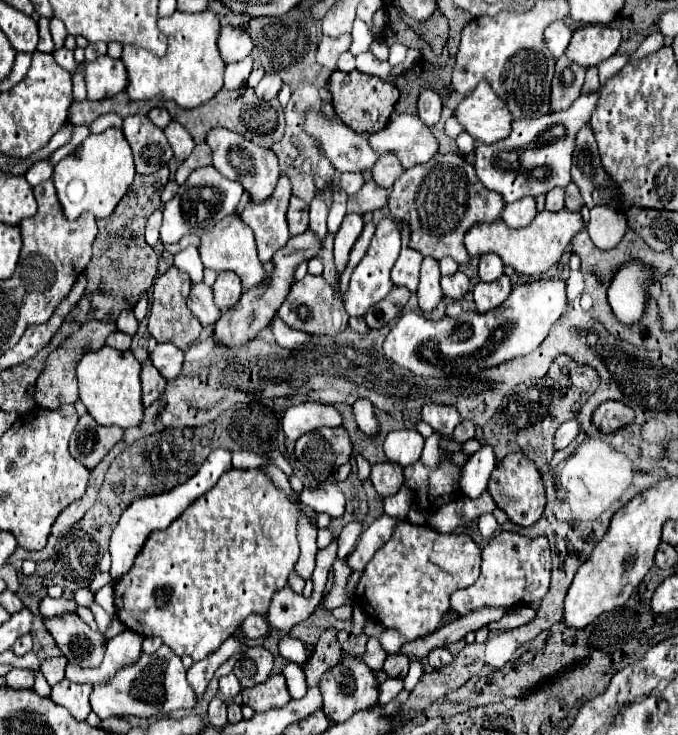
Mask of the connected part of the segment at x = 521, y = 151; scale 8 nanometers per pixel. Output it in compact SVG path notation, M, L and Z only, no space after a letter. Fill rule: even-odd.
M600 89L592 95L580 95L568 111L550 113L536 119L516 119L512 121L512 131L506 139L492 145L476 143L474 169L480 181L500 193L506 203L514 203L524 197L538 197L554 187L566 187L570 183L572 155L576 149L576 135L582 127L590 125L590 117L600 101ZM536 141L548 141L536 147Z

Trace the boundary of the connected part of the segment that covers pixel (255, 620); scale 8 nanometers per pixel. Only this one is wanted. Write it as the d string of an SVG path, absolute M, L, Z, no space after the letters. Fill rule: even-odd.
M250 615L250 617L242 623L242 629L244 629L246 639L258 639L258 637L262 637L262 635L266 633L268 623L266 623L266 619L260 617L260 615Z

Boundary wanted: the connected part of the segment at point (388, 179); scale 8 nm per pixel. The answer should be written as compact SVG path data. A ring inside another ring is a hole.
M384 155L376 161L376 167L372 169L372 177L380 187L390 189L394 185L394 181L402 175L402 171L404 171L404 167L396 159L396 155Z

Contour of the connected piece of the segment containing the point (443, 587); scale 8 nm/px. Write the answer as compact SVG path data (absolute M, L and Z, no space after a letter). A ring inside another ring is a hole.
M400 521L390 541L374 553L362 571L354 597L374 621L398 629L406 641L414 641L442 625L454 591L476 583L480 559L478 545L464 533L440 533L428 525L416 527L410 521Z

